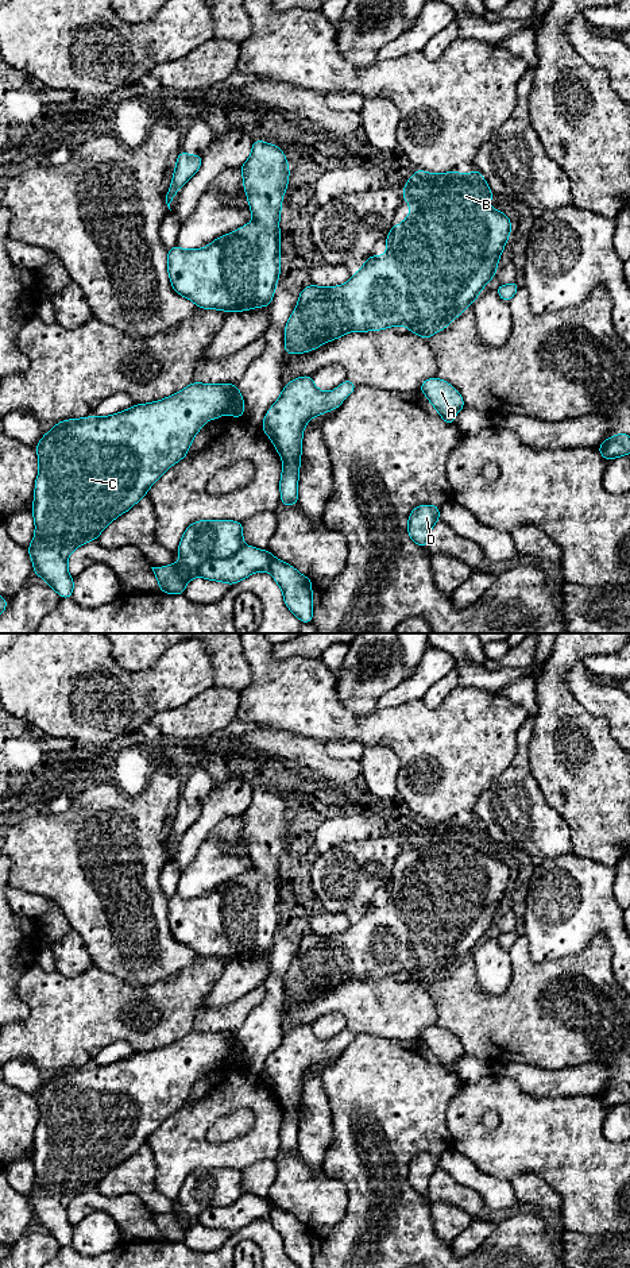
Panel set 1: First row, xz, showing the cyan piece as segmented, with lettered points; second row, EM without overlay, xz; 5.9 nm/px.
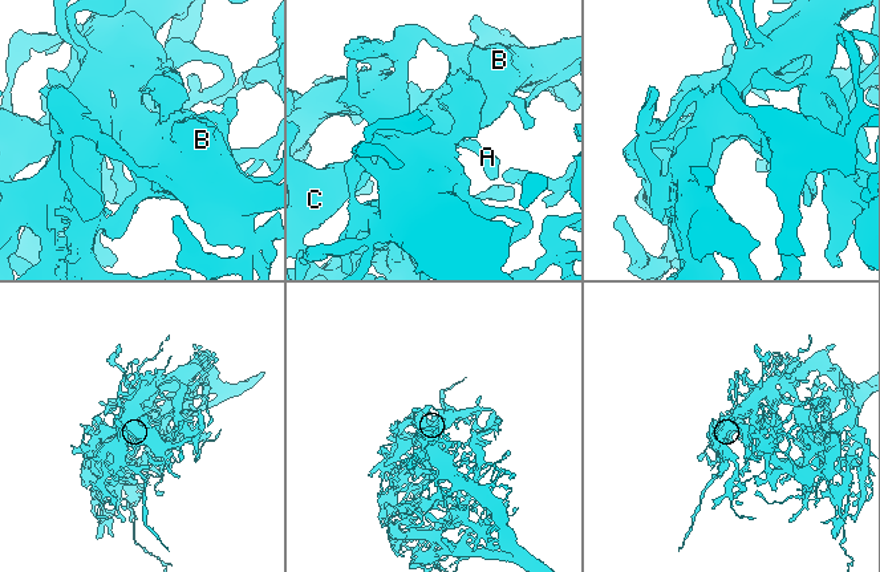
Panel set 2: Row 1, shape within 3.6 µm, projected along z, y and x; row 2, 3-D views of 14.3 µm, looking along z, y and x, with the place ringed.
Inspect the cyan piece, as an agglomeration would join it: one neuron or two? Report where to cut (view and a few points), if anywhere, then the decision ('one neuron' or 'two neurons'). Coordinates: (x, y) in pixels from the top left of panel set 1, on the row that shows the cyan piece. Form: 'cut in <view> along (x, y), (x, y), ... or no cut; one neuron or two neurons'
no cut; one neuron

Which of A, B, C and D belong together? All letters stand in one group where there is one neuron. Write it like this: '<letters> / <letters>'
A B C D

